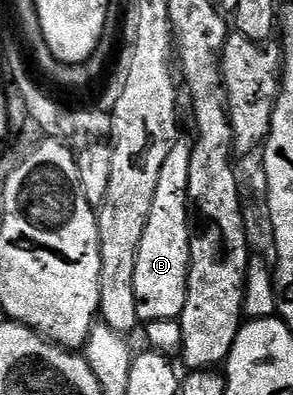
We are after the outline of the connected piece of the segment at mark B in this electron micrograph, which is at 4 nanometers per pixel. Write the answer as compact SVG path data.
M184 139L171 147L171 155L159 171L159 187L155 187L155 203L151 203L151 219L147 219L147 231L143 231L143 243L139 243L139 255L135 263L135 299L138 322L178 320L187 303L189 282L189 200L187 199L187 175L191 167L191 145Z

